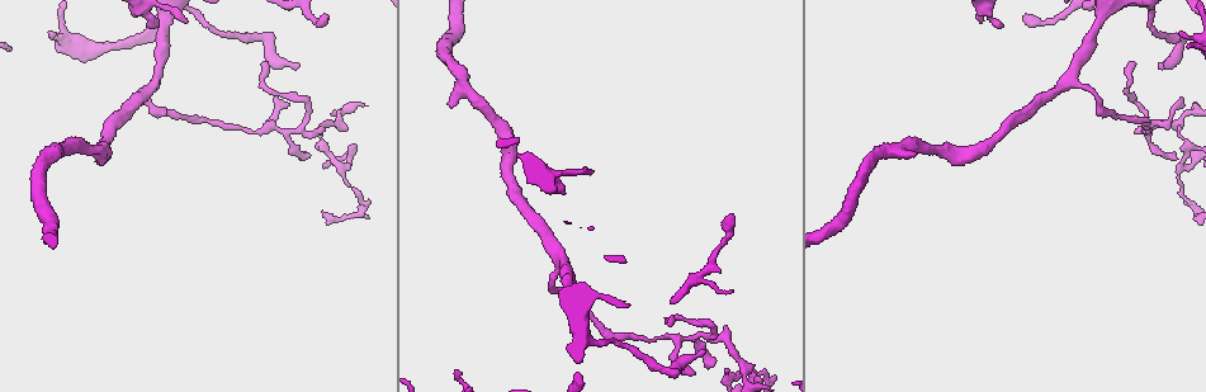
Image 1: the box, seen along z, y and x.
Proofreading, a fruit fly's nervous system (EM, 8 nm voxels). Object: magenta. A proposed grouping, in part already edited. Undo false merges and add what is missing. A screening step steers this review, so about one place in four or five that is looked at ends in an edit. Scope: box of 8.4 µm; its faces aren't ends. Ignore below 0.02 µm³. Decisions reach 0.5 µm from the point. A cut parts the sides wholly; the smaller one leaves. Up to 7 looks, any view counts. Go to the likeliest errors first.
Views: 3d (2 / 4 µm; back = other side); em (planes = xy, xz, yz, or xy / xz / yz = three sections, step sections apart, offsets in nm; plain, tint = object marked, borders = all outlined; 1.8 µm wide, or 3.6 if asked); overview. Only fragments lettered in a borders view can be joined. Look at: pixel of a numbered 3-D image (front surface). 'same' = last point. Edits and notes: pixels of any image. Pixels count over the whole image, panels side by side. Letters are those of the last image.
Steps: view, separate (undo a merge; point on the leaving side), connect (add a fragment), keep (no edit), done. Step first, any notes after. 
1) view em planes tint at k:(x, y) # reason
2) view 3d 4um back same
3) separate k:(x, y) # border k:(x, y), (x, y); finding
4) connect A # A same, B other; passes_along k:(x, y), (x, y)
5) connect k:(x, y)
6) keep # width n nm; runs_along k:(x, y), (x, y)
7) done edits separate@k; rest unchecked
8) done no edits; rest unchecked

view em planes borders at 1:(700, 349) # an open end

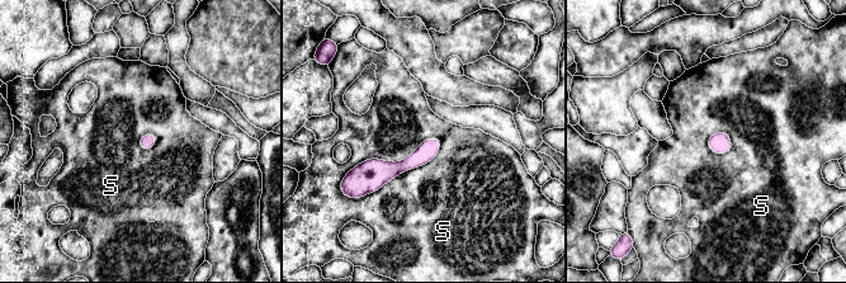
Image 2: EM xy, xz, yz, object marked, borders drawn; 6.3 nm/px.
keep # width 100 nm; S other; no lettered fragment goes on from it

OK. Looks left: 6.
view 3d 4um at 1:(339, 167) # a fork

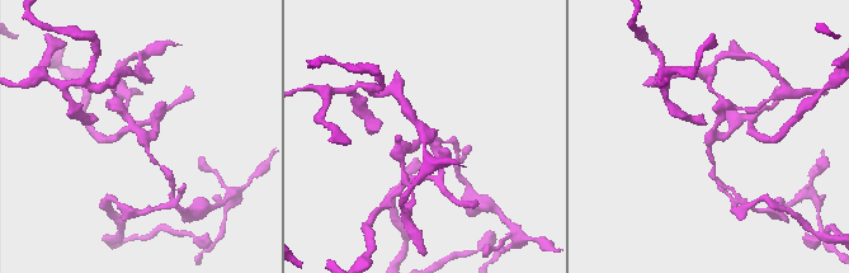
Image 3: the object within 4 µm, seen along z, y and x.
view em planes borders at 3:(713, 137)

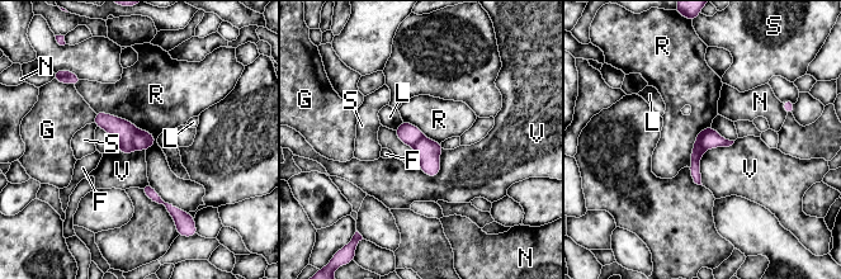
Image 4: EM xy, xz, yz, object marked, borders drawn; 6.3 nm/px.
separate 4:(710, 138) # longest_contact R 440 nm; F other, G other, L other, N other, R other, S other, V other; border 4:(705, 129), (702, 137), (703, 150); two cells meet here

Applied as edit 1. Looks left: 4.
view overview

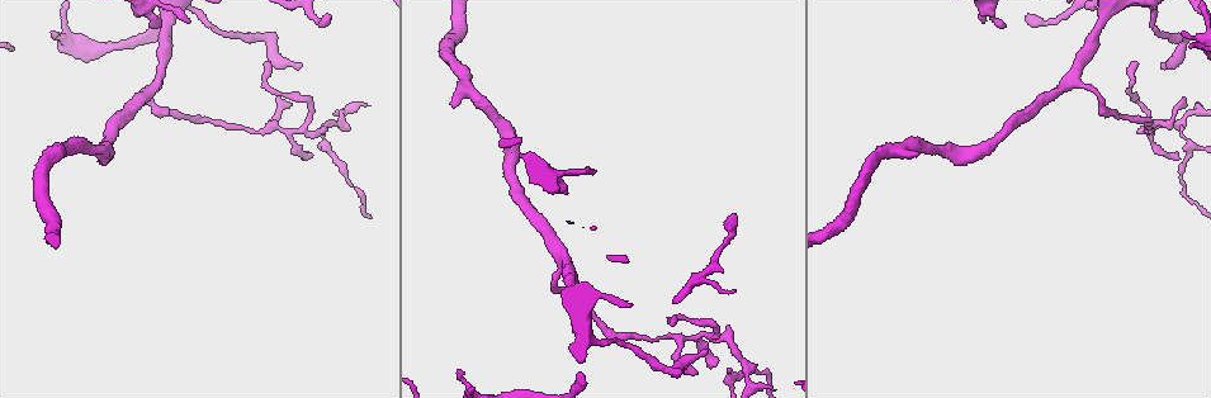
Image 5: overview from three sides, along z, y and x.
view em planes borders at 5:(157, 77) # abrupt turn

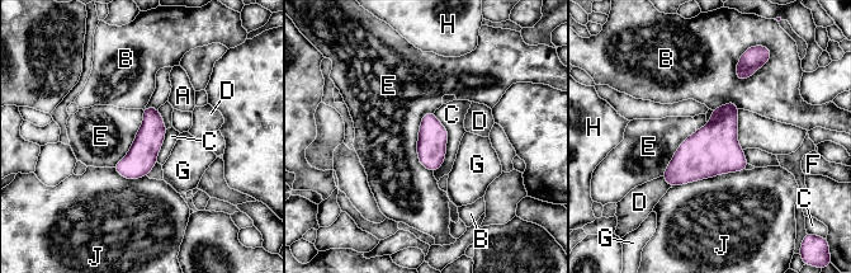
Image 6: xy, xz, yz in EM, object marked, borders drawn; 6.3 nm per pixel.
keep # width 190 nm; A other, B other, C other, D other, E other, F other, G other, H other, J other; border 6:(429, 111), (417, 160), (433, 173); one cell here

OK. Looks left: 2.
done edits separate@4; rest unchecked

